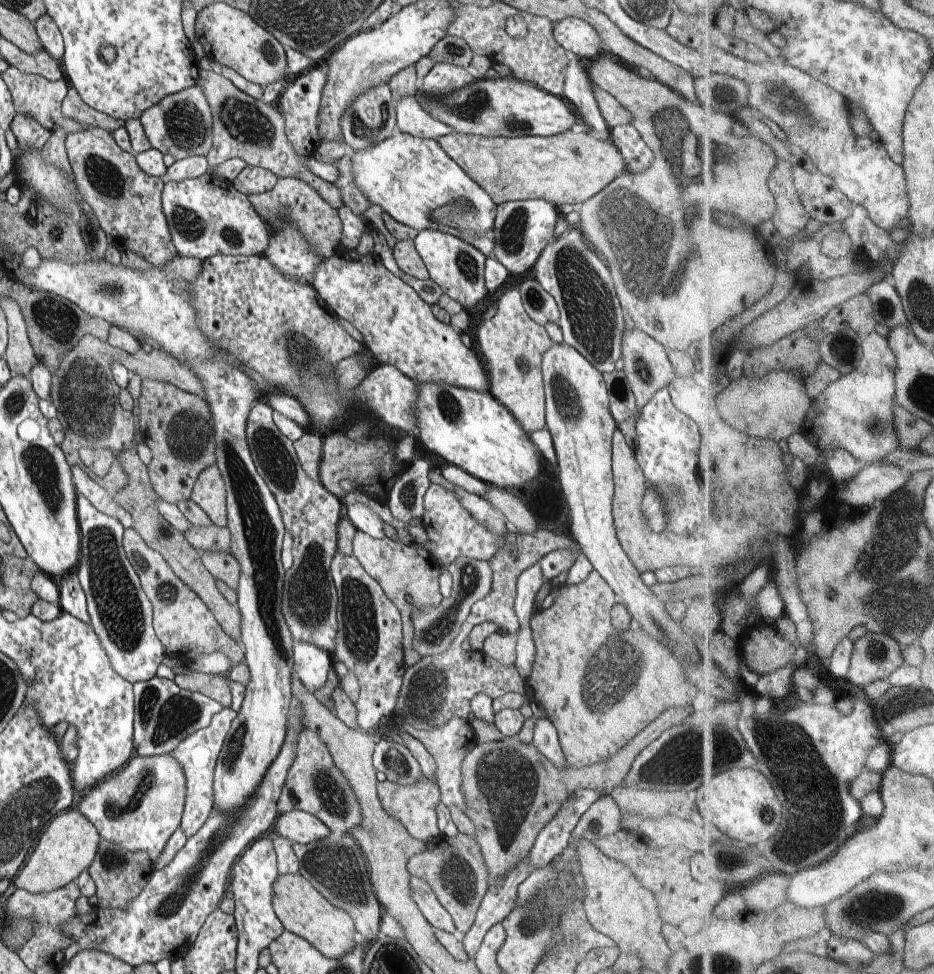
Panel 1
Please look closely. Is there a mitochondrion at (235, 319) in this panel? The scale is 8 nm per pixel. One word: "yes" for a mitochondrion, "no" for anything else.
no

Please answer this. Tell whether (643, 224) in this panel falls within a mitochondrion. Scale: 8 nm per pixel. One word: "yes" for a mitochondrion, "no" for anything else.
yes

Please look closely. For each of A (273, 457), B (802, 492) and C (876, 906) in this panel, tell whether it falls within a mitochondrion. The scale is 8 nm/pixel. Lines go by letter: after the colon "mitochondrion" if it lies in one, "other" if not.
A: mitochondrion
B: other
C: mitochondrion

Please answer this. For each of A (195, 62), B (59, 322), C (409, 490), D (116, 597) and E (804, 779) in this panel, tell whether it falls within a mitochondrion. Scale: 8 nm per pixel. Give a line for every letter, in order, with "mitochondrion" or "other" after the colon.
A: other
B: mitochondrion
C: mitochondrion
D: mitochondrion
E: mitochondrion

